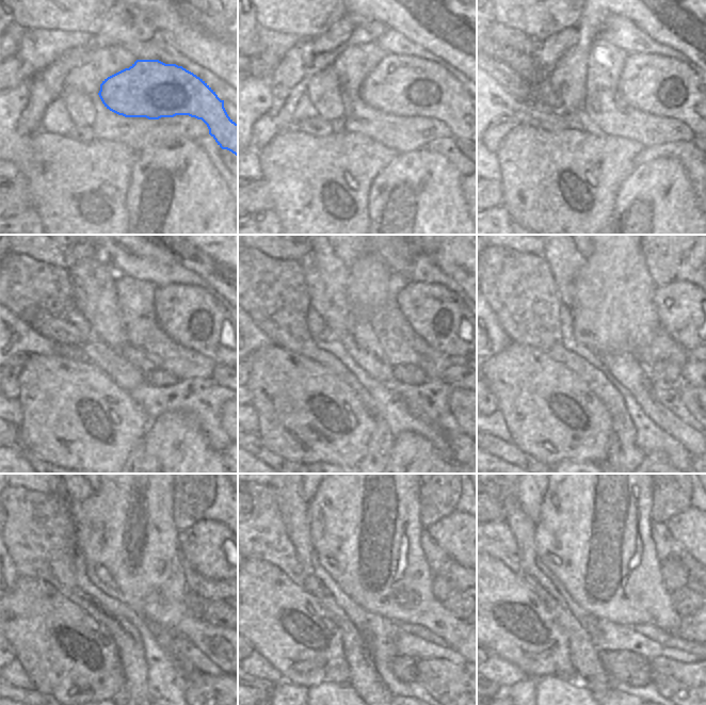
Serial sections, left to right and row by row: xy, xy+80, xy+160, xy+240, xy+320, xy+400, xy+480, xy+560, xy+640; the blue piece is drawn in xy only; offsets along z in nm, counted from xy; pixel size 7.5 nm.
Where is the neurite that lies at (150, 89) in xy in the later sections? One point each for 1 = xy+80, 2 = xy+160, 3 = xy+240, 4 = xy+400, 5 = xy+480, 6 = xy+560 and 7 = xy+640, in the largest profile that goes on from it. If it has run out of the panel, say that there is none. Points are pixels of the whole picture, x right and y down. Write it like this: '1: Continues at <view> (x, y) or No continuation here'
1: Continues at xy+80 (403, 85)
2: Continues at xy+160 (656, 84)
3: Continues at xy+240 (196, 318)
4: Continues at xy+400 (686, 313)
5: Continues at xy+480 (209, 546)
6: Continues at xy+560 (454, 535)
7: No continuation here.

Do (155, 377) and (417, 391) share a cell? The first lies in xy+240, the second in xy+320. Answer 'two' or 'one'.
two

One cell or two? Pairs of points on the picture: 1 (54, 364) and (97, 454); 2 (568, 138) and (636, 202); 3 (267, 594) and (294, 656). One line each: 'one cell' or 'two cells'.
1: one cell
2: two cells
3: one cell

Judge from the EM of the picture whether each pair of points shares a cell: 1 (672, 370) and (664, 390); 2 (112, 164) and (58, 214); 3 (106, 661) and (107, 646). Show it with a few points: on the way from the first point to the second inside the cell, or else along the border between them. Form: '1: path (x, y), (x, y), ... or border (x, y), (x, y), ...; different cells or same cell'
1: border (679, 381), (653, 384); different cells
2: path (97, 174), (71, 194), (71, 199); same cell
3: path (106, 658), (106, 650); same cell

